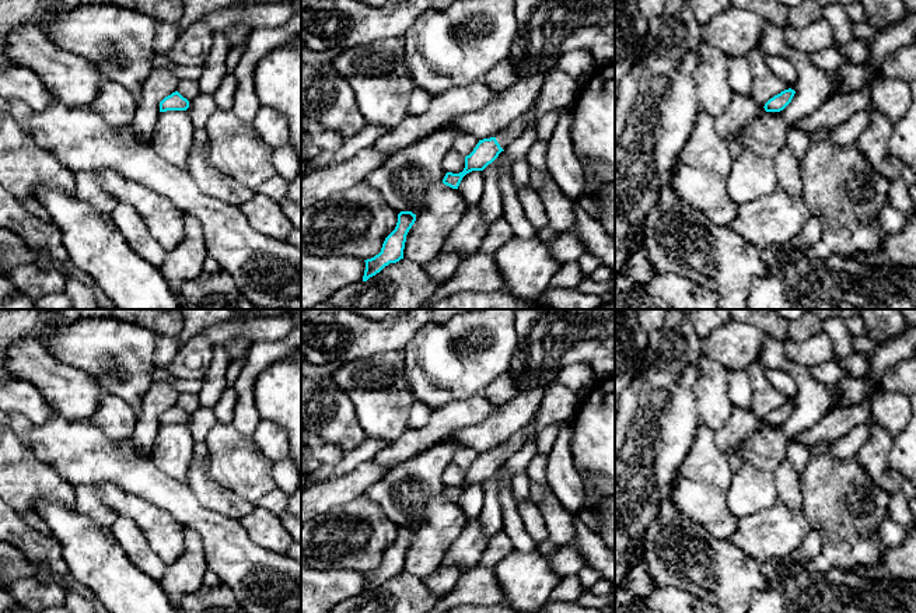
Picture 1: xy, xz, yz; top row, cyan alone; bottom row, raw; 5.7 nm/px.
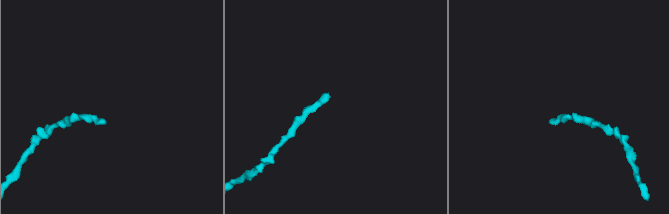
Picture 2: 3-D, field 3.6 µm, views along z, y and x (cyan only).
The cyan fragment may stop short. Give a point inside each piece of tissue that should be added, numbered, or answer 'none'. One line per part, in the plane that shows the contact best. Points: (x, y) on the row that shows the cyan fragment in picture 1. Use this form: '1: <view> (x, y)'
1: xz (559, 90)

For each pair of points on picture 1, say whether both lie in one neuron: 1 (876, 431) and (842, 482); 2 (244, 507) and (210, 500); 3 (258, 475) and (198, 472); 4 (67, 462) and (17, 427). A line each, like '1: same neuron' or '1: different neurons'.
1: different neurons
2: same neuron
3: different neurons
4: different neurons

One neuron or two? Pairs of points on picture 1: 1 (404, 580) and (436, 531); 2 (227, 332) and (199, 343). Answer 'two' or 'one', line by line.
1: two
2: two

